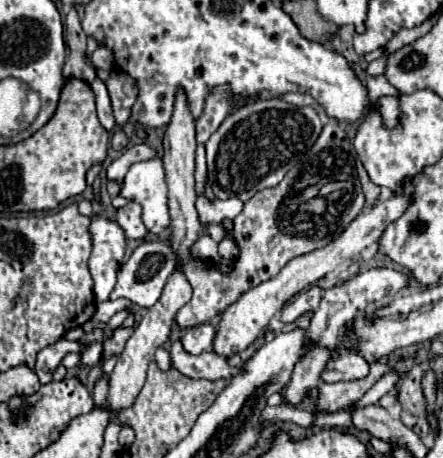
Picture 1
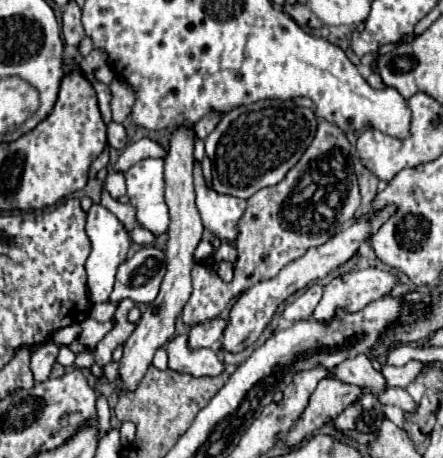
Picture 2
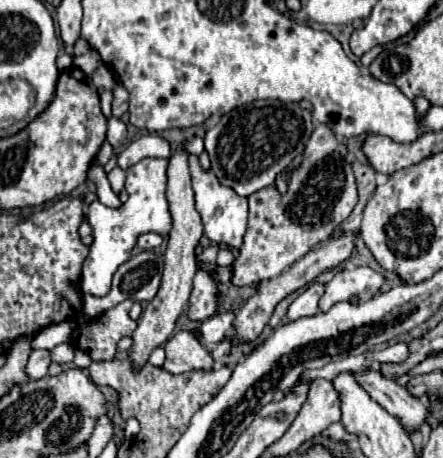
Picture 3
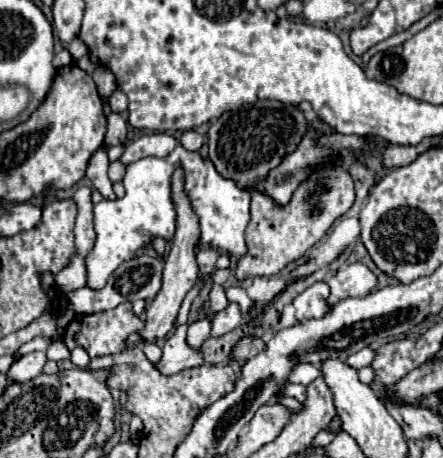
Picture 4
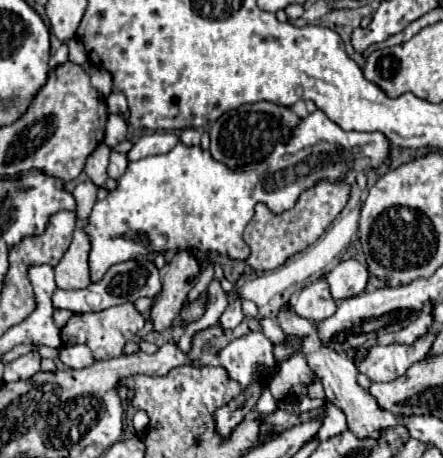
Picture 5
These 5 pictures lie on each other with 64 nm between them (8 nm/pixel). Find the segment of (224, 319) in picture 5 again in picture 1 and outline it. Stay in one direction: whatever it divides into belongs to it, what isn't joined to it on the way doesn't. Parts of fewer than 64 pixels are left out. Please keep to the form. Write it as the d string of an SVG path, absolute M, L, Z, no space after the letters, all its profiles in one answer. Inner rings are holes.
M202 324L188 328L186 334L182 336L182 346L188 354L200 354L212 350L212 338L214 338L214 326L212 324Z

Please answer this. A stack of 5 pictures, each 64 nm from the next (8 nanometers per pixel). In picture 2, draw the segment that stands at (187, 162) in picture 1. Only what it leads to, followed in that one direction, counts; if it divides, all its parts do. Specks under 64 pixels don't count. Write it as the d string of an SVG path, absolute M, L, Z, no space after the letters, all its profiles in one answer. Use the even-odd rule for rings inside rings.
M178 126L170 134L168 152L164 156L164 176L166 176L166 204L170 208L170 228L168 228L168 244L166 244L166 258L168 258L168 270L162 280L158 298L148 304L146 312L142 314L140 322L136 324L136 330L132 336L124 342L124 354L118 364L118 378L122 380L122 388L126 392L134 392L144 378L144 372L148 370L154 352L164 346L174 336L174 322L180 316L184 304L188 302L192 294L192 282L190 282L190 270L194 266L194 250L202 238L202 220L198 214L198 208L194 204L194 184L192 184L192 172L194 172L194 132L188 126Z

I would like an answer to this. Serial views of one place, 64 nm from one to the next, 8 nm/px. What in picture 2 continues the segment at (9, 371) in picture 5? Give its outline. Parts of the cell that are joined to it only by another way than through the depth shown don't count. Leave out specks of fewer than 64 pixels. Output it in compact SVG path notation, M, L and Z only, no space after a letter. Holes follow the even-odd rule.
M44 344L40 346L34 354L32 354L32 374L36 378L36 382L44 382L50 378L50 370L58 358L58 352L60 352L62 344Z

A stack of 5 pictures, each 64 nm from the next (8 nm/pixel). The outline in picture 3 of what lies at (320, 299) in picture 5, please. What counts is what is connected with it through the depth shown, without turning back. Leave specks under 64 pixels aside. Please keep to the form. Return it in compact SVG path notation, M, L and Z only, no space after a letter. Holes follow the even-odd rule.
M310 284L306 288L306 292L302 292L288 308L286 316L288 320L298 320L298 318L304 318L304 316L314 316L318 312L318 300L322 298L324 294L324 284Z

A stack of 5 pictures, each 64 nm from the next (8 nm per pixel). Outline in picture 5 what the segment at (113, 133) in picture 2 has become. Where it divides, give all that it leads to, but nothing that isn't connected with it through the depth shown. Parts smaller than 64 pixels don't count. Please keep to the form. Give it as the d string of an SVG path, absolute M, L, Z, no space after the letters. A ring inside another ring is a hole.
M110 114L108 116L108 124L106 124L104 144L110 146L110 148L114 148L122 140L126 140L126 120L120 114Z

